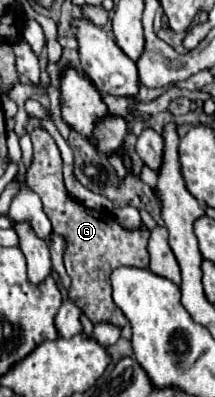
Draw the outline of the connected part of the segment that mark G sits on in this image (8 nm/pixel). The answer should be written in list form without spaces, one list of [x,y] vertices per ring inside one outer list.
[[[44,127],[32,129],[32,163],[26,171],[26,183],[28,187],[38,193],[44,205],[44,213],[52,221],[52,229],[58,235],[64,235],[68,247],[64,253],[66,271],[70,275],[70,299],[84,311],[84,315],[96,325],[96,323],[112,323],[118,327],[128,325],[128,319],[124,313],[112,303],[112,285],[110,285],[110,273],[118,267],[148,267],[148,251],[146,243],[150,237],[150,231],[146,229],[124,229],[116,223],[112,213],[106,211],[94,211],[86,209],[84,205],[76,203],[62,181],[62,157],[56,147],[56,141]]]

